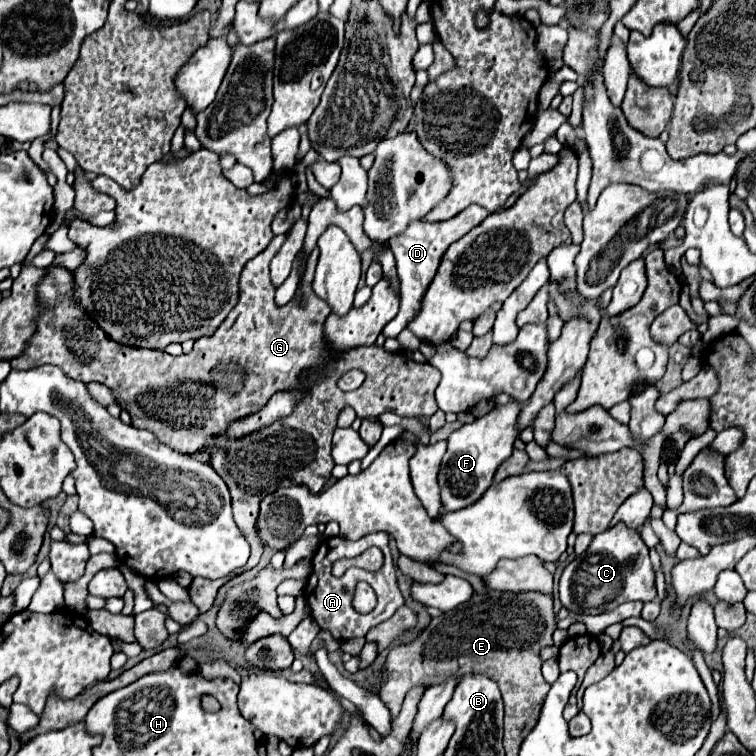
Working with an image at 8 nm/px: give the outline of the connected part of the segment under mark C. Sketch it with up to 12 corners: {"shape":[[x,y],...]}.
{"shape":[[623,522],[559,580],[575,614],[655,598],[649,548]]}

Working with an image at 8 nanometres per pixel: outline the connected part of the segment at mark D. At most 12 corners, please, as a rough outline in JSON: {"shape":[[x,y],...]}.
{"shape":[[471,204],[443,222],[419,220],[389,240],[401,278],[397,338],[449,244],[489,216]]}

